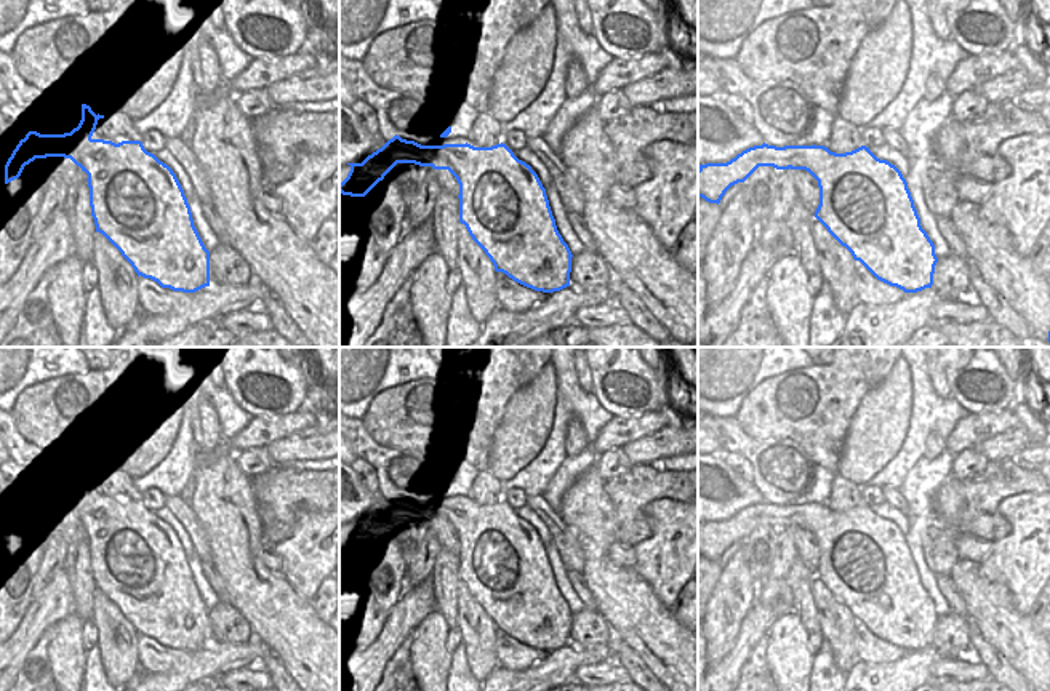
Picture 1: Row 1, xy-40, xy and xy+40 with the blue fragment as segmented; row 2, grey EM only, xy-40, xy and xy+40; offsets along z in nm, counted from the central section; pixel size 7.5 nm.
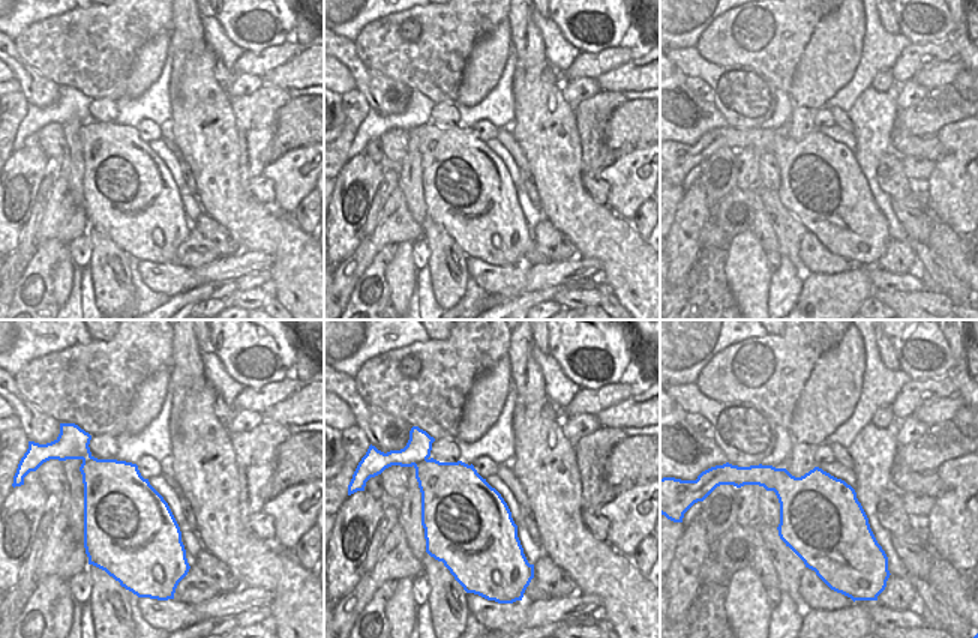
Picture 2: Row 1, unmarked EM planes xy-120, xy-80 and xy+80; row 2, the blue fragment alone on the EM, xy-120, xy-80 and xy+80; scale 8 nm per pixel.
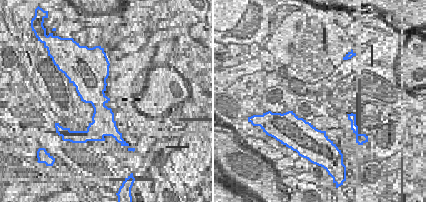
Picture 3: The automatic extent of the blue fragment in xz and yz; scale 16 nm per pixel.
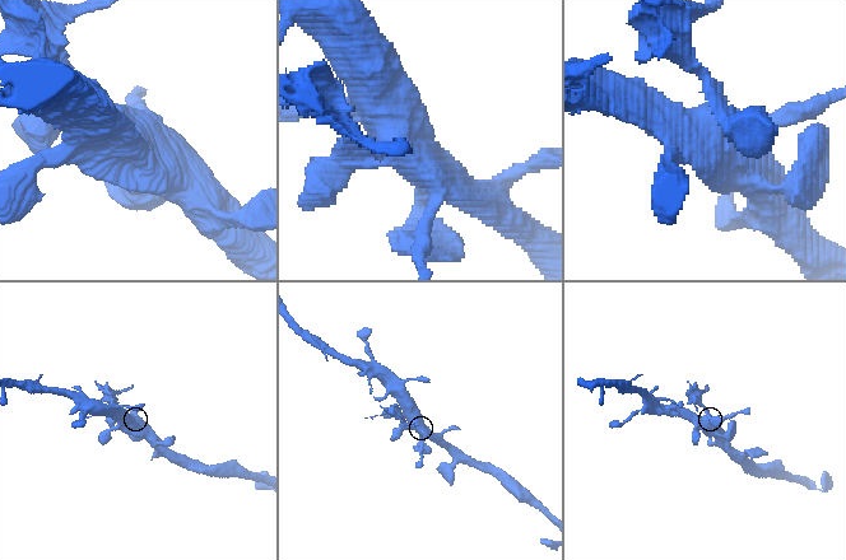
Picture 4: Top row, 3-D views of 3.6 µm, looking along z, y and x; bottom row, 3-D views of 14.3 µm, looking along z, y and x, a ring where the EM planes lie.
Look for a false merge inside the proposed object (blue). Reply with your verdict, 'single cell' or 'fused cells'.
fused cells

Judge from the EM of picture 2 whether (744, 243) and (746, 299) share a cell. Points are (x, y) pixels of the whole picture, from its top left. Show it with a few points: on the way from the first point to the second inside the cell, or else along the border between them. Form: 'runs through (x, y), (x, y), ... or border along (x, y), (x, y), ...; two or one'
runs through (746, 257), (746, 285); one

